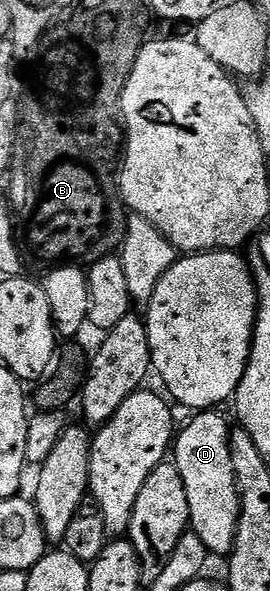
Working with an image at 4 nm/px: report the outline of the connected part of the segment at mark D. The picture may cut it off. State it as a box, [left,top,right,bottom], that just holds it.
[172,412,242,555]

